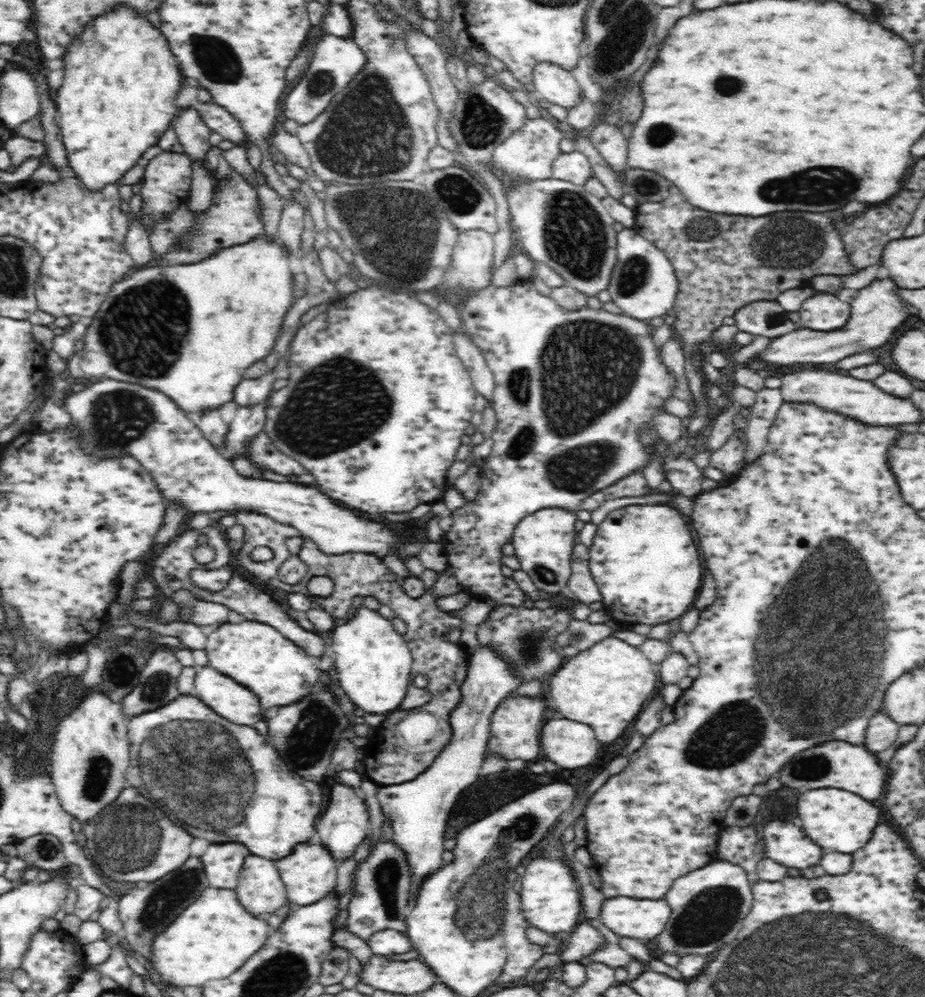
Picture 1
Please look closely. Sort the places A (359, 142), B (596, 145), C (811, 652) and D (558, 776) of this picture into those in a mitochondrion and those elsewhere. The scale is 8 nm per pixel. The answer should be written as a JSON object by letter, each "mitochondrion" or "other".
{"A":"mitochondrion","B":"other","C":"mitochondrion","D":"other"}

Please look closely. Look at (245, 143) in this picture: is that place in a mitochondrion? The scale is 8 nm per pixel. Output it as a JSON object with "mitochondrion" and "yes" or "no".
{"mitochondrion":"no"}

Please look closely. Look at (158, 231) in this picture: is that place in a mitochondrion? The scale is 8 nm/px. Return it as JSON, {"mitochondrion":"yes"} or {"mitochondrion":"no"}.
{"mitochondrion":"no"}

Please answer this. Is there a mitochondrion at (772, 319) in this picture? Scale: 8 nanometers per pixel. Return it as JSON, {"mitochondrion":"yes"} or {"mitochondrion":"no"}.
{"mitochondrion":"yes"}

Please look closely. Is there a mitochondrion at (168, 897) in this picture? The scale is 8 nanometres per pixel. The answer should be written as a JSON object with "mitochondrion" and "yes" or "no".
{"mitochondrion":"yes"}

